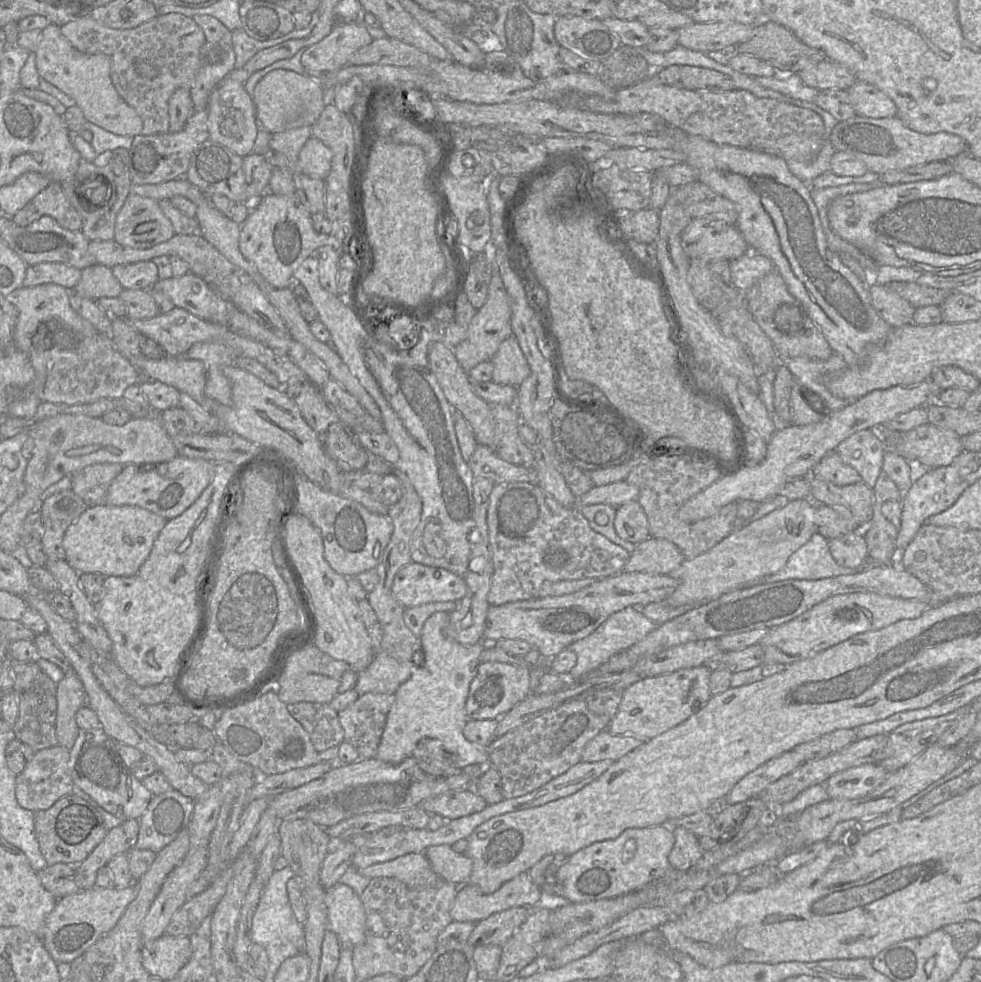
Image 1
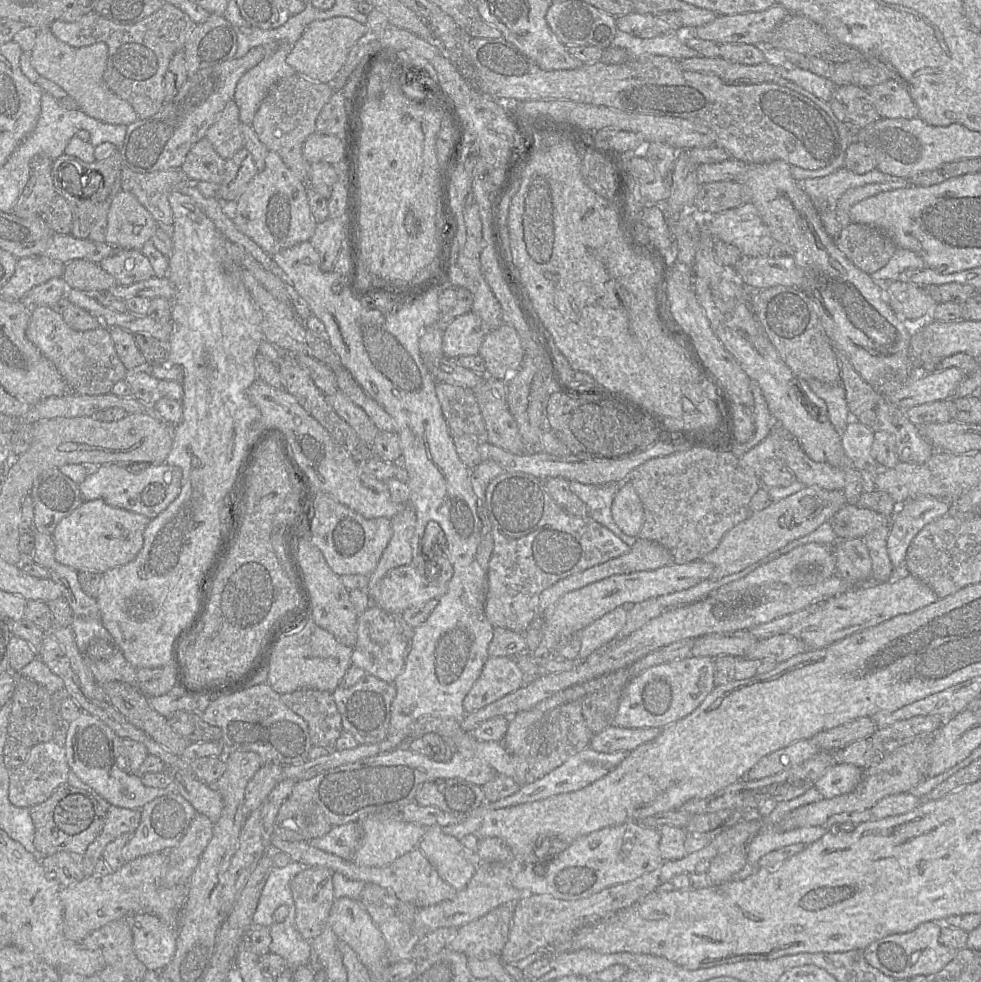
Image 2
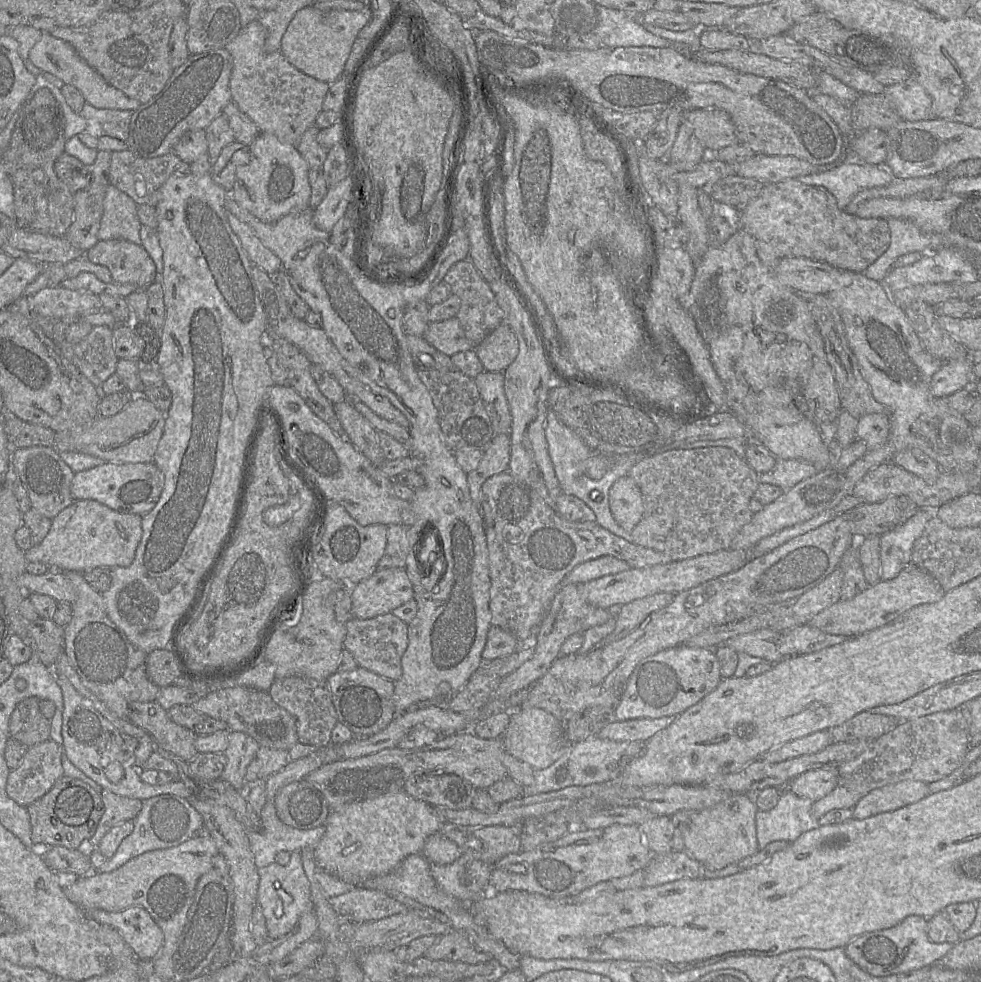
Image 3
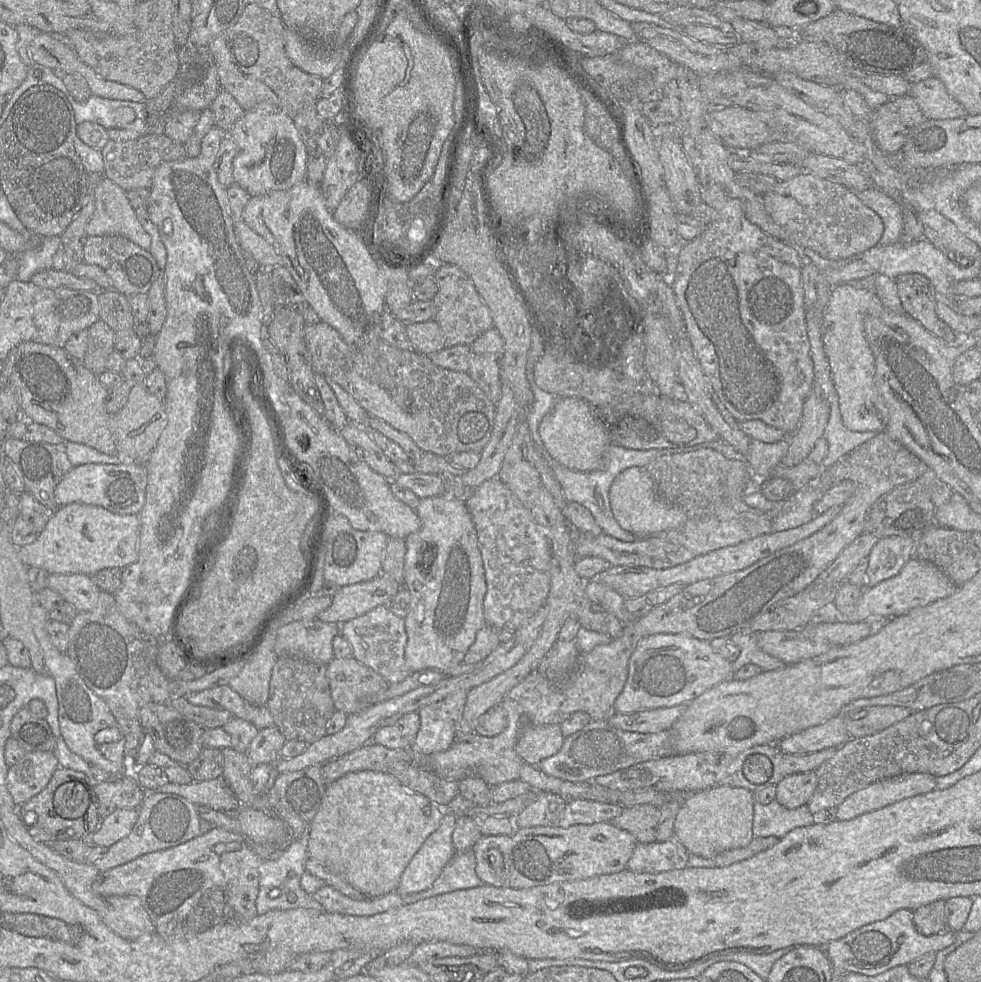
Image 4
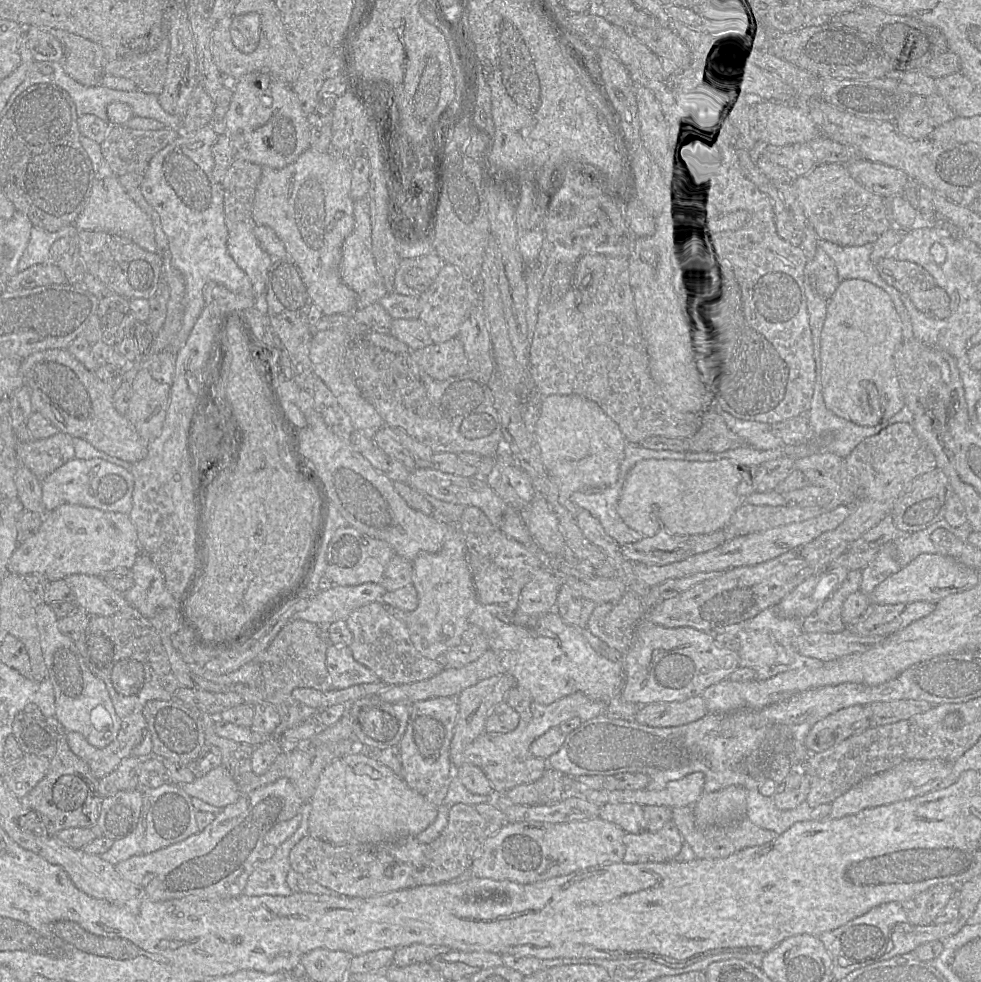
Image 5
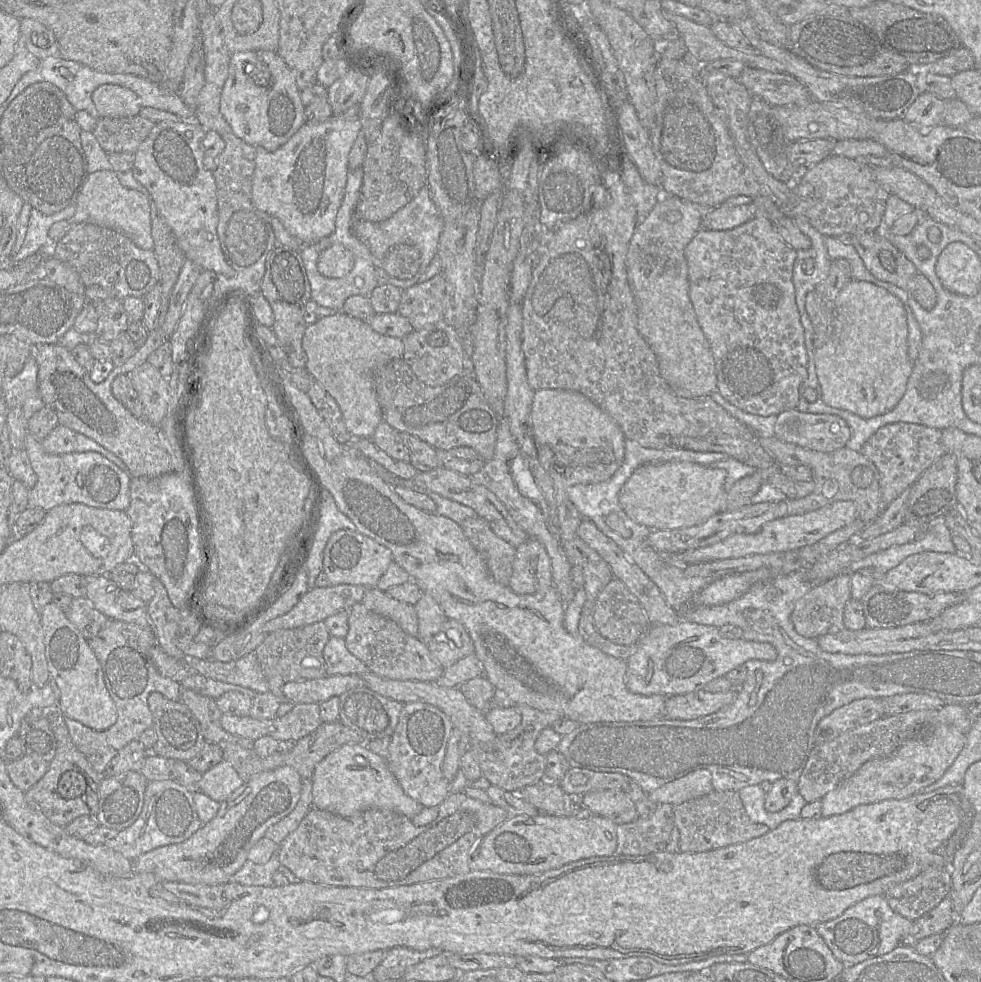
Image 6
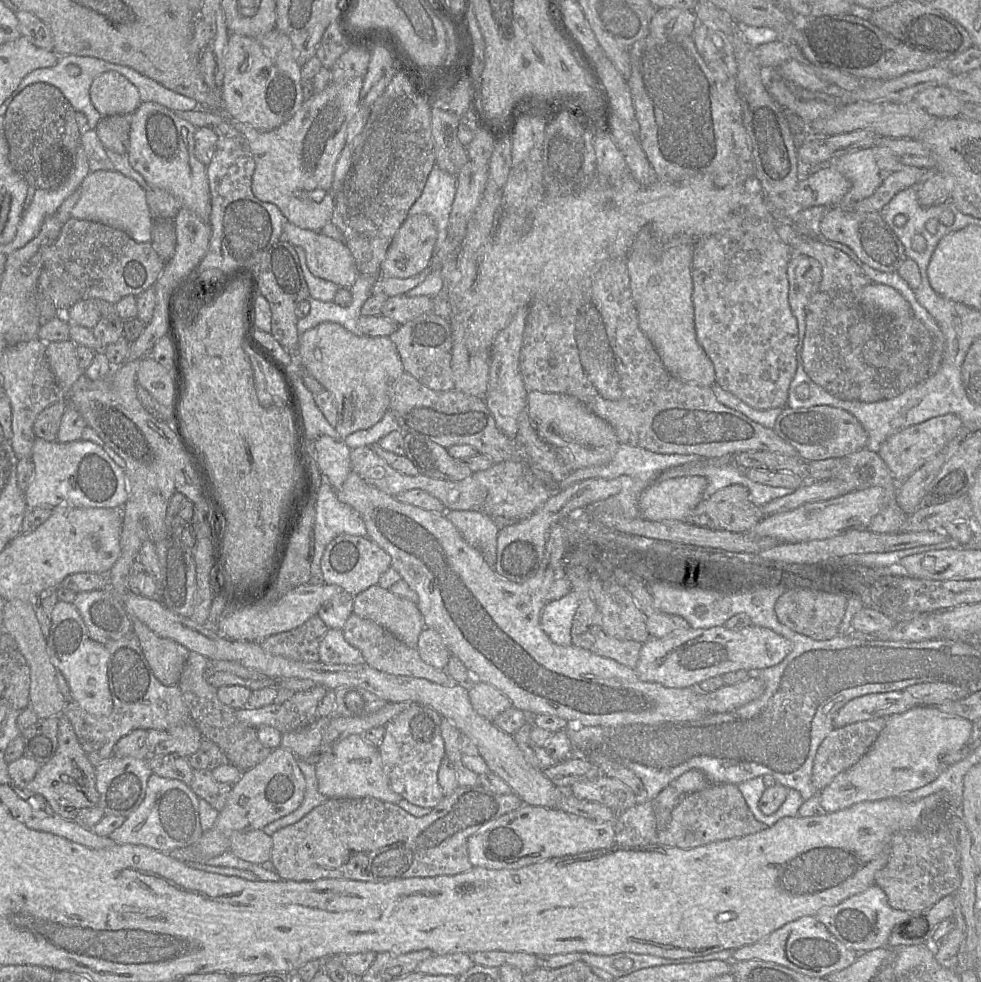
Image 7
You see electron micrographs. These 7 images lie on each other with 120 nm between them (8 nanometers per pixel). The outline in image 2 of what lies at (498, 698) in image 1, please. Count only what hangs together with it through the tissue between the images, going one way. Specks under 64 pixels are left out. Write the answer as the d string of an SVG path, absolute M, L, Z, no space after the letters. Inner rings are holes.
M489 657L463 700L466 713L475 712L526 683L526 676L510 657Z

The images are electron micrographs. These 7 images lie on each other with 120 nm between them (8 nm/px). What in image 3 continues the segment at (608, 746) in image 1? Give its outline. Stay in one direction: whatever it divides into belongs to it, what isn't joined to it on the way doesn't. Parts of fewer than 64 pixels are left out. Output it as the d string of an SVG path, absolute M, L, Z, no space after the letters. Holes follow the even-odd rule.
M676 716L656 719L639 718L625 721L613 721L603 727L597 734L602 739L613 741L642 741L645 742L659 731L667 728Z

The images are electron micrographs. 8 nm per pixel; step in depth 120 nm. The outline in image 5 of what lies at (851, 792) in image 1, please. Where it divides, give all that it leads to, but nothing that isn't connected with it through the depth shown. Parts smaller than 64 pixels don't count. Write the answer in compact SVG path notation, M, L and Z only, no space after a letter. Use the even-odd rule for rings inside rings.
M793 770L778 785L772 796L775 806L782 811L792 810L806 801L810 782L801 770Z

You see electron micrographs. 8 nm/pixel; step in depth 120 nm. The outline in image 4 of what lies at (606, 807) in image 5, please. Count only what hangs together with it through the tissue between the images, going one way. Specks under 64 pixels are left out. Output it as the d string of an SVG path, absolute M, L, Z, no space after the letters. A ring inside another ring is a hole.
M644 804L623 808L612 824L631 833L638 842L647 844L656 841L658 821L659 809Z

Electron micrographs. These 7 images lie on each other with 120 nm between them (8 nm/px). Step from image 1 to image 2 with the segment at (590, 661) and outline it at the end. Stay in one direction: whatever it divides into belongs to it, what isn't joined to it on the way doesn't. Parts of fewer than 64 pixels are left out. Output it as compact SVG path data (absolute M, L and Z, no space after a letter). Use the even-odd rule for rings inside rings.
M617 607L577 632L574 636L581 641L578 658L584 660L600 647L613 642L627 616L628 612L623 607Z

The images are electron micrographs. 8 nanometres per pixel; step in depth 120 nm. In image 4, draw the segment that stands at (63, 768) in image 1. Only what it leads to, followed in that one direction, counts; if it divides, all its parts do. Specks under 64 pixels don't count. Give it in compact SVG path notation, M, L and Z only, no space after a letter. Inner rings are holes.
M52 751L25 753L22 759L9 767L7 789L16 806L41 792L58 767L58 758Z

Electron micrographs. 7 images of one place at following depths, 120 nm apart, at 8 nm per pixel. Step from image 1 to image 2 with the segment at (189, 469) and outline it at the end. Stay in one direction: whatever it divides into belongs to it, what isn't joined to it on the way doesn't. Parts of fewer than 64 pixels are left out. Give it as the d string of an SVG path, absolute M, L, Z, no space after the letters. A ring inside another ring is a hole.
M166 463L134 469L132 464L104 464L86 476L79 484L83 500L103 500L108 505L154 519L178 496L182 484L182 470Z

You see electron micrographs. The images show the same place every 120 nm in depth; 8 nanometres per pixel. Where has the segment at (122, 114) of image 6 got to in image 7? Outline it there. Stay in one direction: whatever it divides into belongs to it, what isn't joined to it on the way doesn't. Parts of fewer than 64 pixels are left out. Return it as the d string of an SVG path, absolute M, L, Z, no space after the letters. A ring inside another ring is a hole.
M113 70L104 72L93 80L90 99L102 117L131 115L141 104L137 87Z

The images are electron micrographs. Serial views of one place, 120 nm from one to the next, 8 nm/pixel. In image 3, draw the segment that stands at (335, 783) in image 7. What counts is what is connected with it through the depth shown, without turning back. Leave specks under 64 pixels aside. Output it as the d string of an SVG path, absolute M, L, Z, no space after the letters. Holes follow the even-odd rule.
M405 791L329 809L329 815L324 823L325 833L313 848L317 868L329 872L354 887L361 886L362 882L370 877L391 872L407 856L422 854L426 839L430 835L440 832L442 824L443 821L435 812L434 806L414 799Z

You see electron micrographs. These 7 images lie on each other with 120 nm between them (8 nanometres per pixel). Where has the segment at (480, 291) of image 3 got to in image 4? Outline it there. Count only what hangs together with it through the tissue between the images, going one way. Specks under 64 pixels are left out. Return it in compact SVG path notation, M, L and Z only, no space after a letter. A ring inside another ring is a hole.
M444 263L434 273L438 290L433 298L436 307L434 321L440 326L446 347L471 345L478 337L493 327L493 318L488 306L475 289L471 278L458 266Z

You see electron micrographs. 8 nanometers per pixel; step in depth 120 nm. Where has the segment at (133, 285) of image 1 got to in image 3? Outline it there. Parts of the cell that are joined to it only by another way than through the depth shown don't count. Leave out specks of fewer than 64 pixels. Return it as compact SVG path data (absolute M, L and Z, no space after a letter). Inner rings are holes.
M99 240L85 252L85 258L106 267L115 283L145 289L157 278L156 266L146 250L126 240Z

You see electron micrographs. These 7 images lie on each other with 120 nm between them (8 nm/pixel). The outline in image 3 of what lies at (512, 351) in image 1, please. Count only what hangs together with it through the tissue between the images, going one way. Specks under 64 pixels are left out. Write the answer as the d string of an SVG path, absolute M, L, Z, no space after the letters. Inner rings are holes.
M502 322L475 347L475 351L486 371L503 373L517 357L519 344L513 330Z

